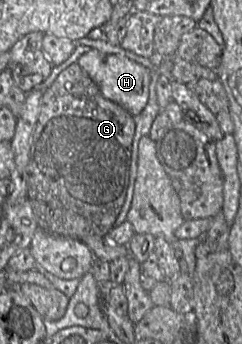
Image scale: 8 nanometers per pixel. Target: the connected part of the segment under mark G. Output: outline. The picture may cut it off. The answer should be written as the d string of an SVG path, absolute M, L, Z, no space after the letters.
M72 63L58 75L53 84L43 94L41 112L32 138L31 157L29 160L28 199L31 201L40 229L54 235L82 240L90 236L106 237L112 229L117 227L114 226L114 223L125 202L130 180L132 143L135 128L134 116L119 104L105 98L99 86L78 63Z

